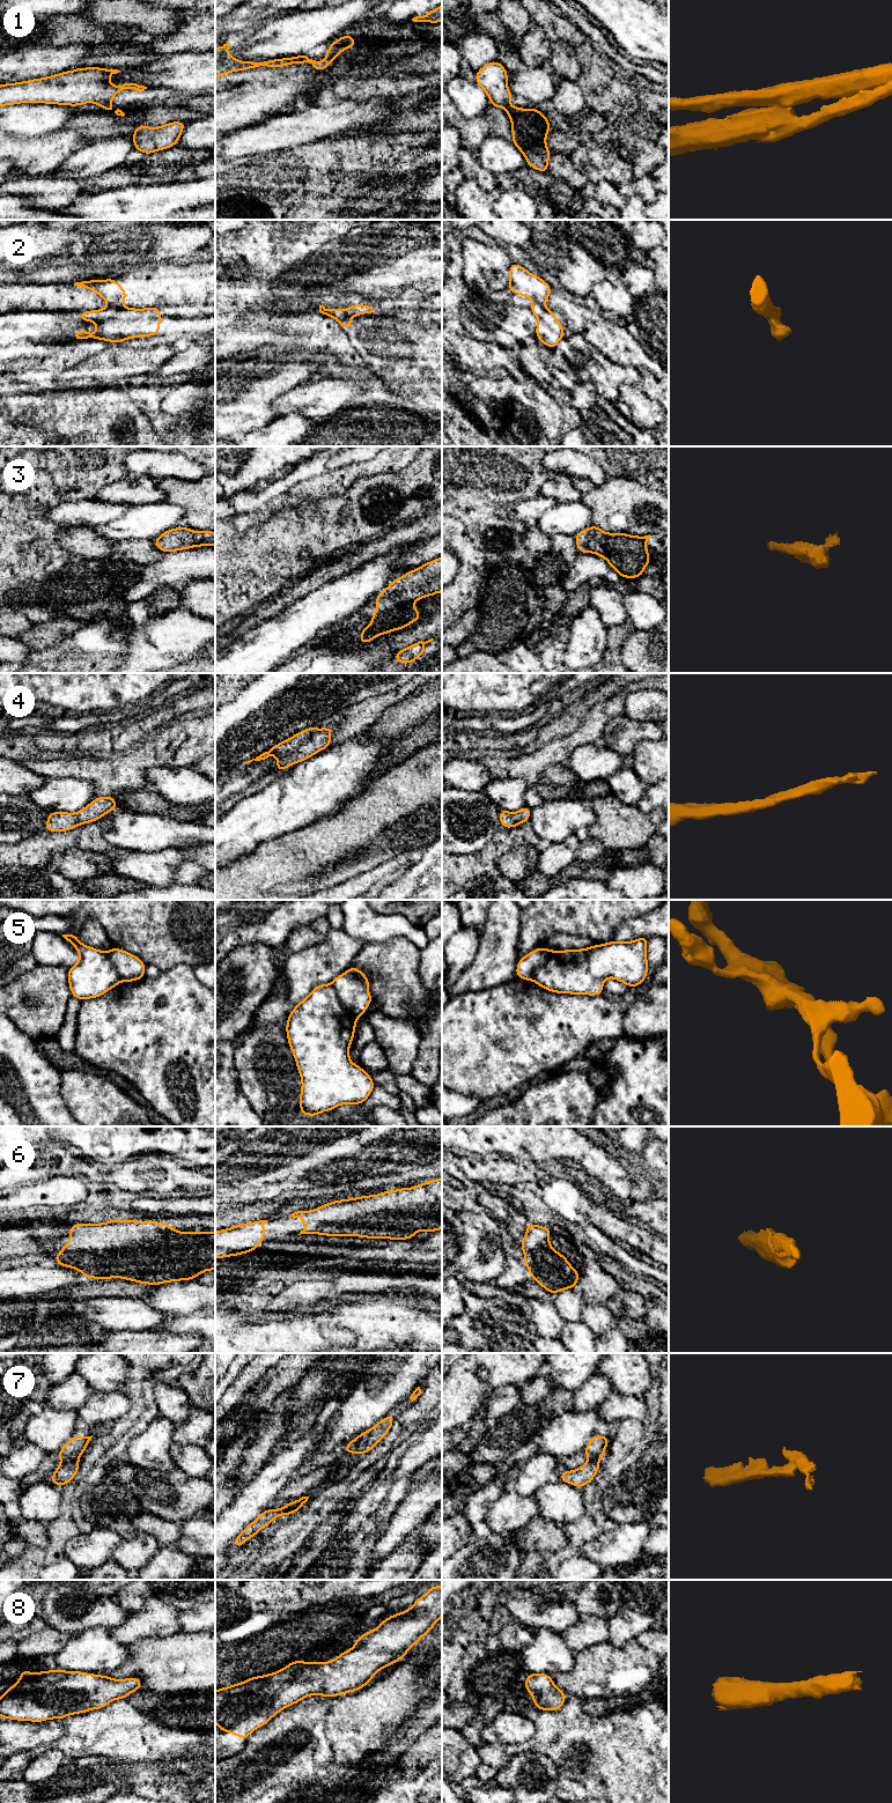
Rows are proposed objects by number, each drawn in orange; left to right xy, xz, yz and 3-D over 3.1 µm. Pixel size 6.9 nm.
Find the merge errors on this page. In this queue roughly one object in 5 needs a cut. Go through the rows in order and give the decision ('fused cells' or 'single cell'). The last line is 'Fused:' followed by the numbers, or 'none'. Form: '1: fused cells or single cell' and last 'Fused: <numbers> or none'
1: fused cells
2: fused cells
3: single cell
4: single cell
5: fused cells
6: single cell
7: fused cells
8: single cell
Fused: 1, 2, 5, 7

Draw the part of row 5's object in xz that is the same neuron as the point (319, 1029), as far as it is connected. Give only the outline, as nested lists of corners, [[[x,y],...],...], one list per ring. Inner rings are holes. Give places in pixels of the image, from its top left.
[[[319,984],[301,1000],[287,1018],[286,1033],[302,1080],[301,1115],[318,1116],[340,1104],[362,1104],[371,1094],[375,1082],[349,1059],[357,1018],[339,1000],[332,984]]]

